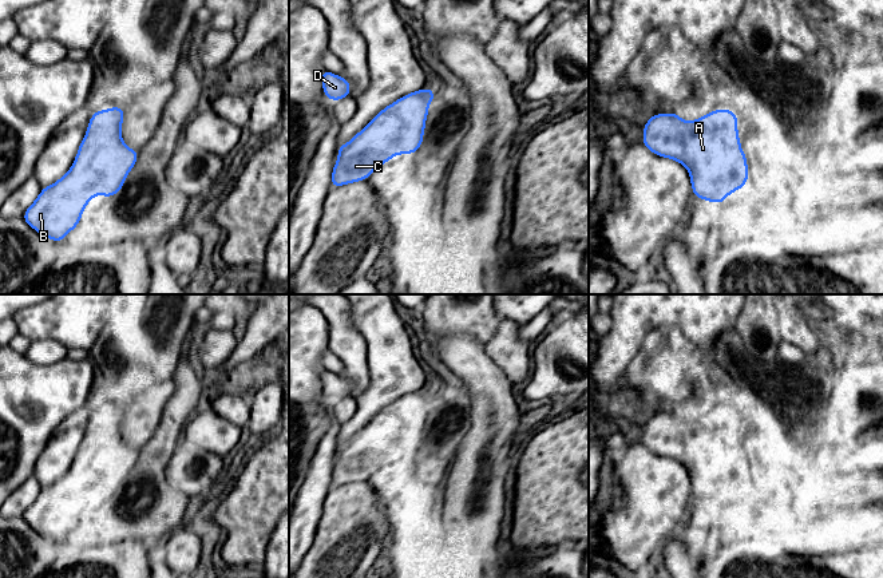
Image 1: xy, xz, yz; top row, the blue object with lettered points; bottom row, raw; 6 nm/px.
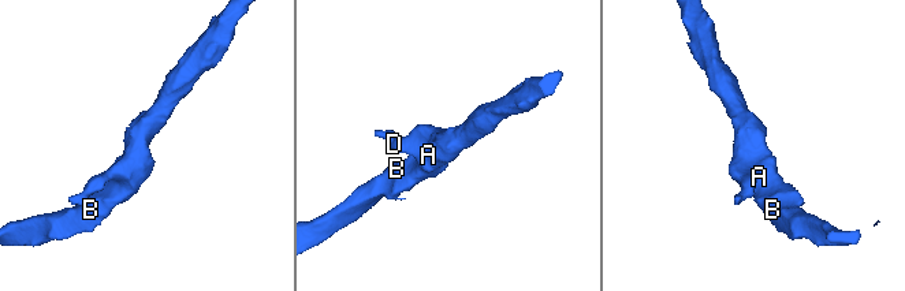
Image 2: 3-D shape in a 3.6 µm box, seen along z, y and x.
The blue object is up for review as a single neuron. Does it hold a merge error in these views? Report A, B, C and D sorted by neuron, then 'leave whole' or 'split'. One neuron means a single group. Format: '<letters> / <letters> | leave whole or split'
A B C D | leave whole

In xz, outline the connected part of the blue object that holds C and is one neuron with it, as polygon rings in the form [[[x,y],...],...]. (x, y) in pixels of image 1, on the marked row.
[[[431,87],[401,96],[372,118],[351,142],[337,147],[338,161],[333,166],[330,187],[365,181],[377,167],[396,154],[415,154],[423,143],[428,104],[436,98]]]

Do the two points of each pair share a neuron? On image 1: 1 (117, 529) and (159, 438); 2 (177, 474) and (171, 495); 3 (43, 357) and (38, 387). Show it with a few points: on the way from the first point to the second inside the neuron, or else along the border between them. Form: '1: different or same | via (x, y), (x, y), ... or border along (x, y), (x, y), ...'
1: same | via (145, 518), (162, 497), (157, 466)
2: different | border along (165, 474), (165, 479), (173, 487), (189, 497)
3: different | border along (23, 355), (40, 364), (54, 364), (66, 357)

